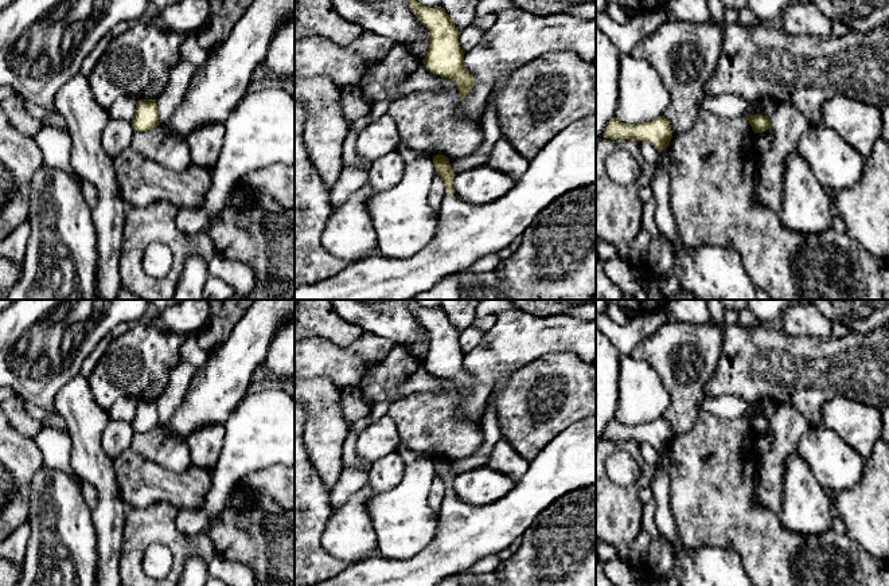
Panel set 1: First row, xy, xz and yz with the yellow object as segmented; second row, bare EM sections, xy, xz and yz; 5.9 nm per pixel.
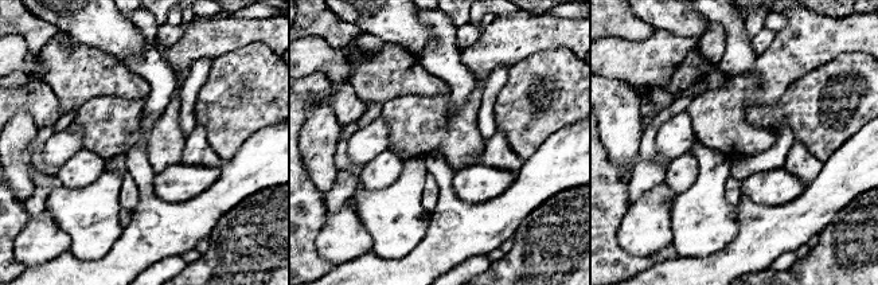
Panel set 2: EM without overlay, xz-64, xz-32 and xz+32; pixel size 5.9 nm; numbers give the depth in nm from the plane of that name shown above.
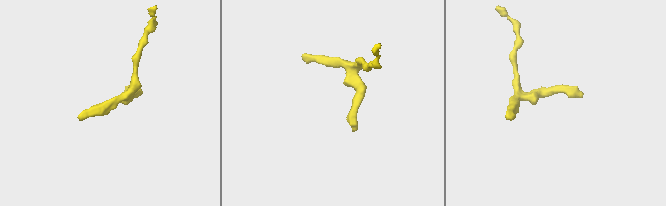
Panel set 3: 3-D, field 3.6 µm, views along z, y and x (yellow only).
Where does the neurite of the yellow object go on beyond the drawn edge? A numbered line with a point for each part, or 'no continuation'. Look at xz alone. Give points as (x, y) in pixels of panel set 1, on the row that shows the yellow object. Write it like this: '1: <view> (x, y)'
1: xz (466, 233)

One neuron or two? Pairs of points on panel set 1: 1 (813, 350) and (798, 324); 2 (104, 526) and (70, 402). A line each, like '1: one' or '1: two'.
1: two
2: one

